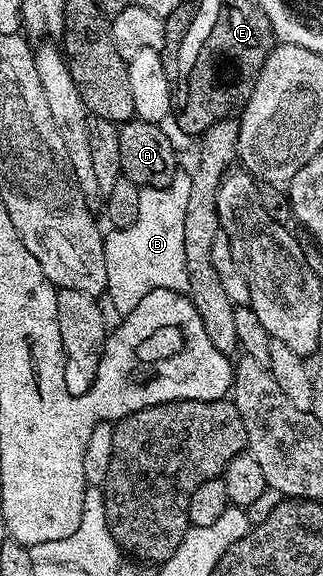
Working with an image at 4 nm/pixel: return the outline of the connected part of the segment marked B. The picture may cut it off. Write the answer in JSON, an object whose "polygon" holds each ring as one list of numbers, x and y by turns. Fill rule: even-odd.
{"polygon":[[178,172,168,186,143,187,138,196,138,220,134,220,130,228,107,231,104,240,108,281,106,298,112,301,120,316,128,315,146,292,154,292,158,288,187,291,184,225,191,187,192,176,188,172]]}

